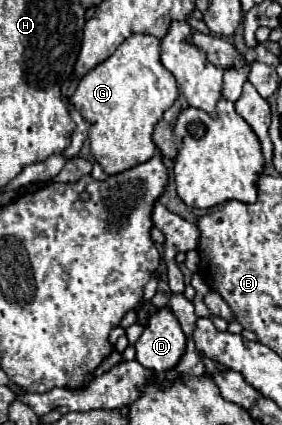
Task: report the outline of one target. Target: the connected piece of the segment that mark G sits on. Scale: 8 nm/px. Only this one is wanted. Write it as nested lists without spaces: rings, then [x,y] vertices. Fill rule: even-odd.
[[[132,34],[118,50],[92,68],[72,94],[72,104],[88,124],[90,150],[106,174],[134,168],[156,154],[152,130],[178,98],[174,76],[160,62],[160,40],[146,34]]]

